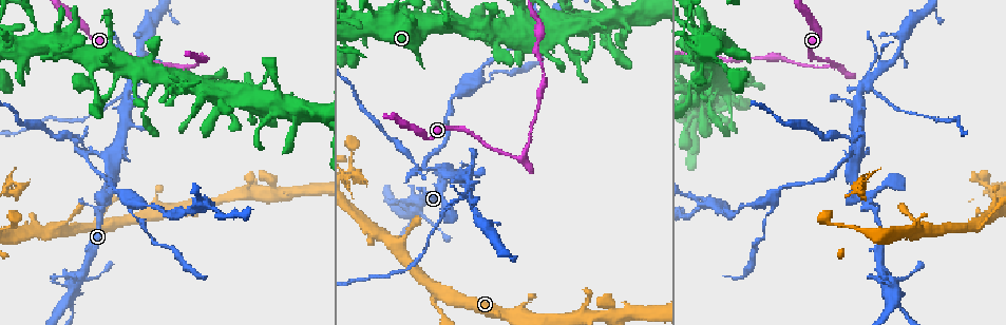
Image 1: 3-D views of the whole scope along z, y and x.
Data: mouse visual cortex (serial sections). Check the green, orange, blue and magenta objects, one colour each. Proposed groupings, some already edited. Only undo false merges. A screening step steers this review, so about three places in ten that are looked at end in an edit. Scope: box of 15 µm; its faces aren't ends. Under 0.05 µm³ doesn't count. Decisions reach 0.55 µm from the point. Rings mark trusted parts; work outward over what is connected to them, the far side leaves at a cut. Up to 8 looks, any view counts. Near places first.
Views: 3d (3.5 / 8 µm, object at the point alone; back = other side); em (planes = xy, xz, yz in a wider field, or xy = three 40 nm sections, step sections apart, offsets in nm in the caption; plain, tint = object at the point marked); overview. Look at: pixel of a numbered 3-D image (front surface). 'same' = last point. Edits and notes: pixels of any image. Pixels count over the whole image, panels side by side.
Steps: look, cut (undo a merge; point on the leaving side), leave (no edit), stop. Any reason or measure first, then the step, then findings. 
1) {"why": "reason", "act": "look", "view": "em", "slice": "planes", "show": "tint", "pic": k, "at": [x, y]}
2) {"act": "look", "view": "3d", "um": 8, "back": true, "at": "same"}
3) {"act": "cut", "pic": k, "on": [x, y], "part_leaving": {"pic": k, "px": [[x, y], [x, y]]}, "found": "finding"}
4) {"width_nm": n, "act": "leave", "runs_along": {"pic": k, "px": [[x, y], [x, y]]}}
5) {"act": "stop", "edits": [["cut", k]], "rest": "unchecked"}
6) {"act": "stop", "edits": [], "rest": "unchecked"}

{"act": "look", "view": "3d", "um": 3.5, "pic": 1, "at": [26, 42]}

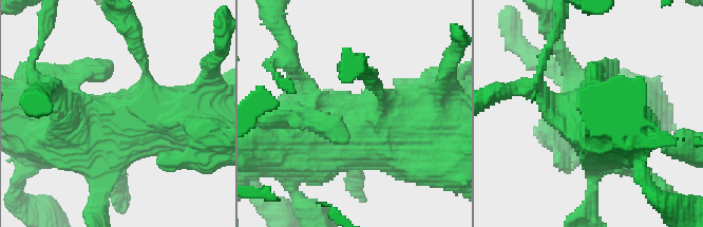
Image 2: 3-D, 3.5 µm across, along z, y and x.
{"act": "look", "view": "em", "slice": "xy", "step": 3, "show": "plain", "pic": 2, "at": [354, 120]}

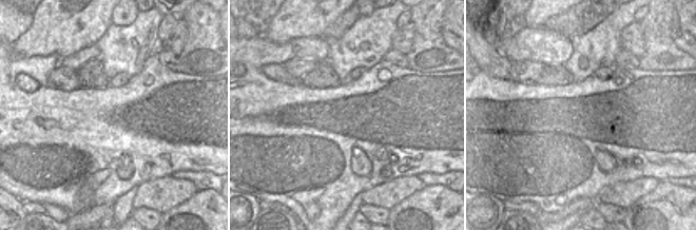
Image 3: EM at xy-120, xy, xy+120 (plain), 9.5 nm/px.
{"act": "look", "view": "em", "slice": "xy", "step": 3, "show": "tint", "at": "same"}

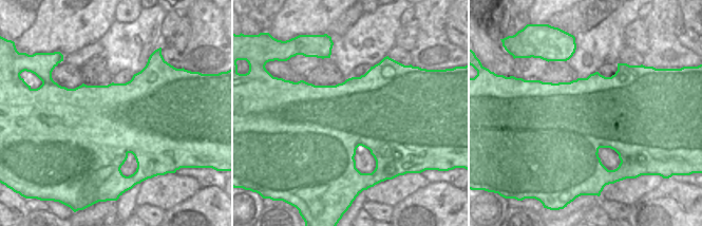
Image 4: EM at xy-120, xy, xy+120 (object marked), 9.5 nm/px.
{"act": "leave", "runs_along": {"pic": 2, "px": [[207, 116], [94, 116], [81, 129]]}, "found": "continuous, no second cell"}

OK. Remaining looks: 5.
{"why": "sharp bend", "act": "look", "view": "3d", "um": 3.5, "pic": 1, "at": [852, 202]}

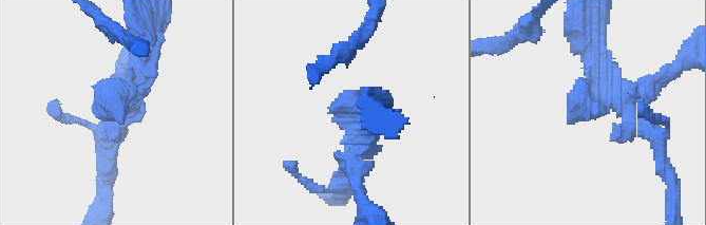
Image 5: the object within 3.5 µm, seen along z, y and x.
{"arm_widths_nm": [250, 300], "act": "look", "view": "em", "slice": "xy", "step": 5, "show": "tint", "pic": 5, "at": [588, 106]}

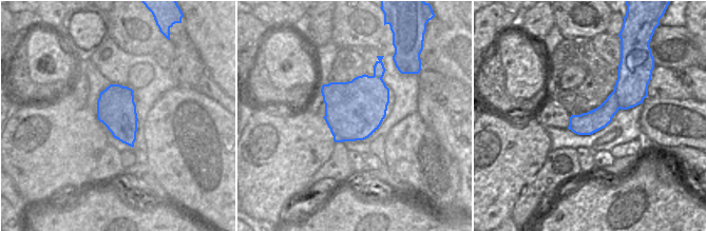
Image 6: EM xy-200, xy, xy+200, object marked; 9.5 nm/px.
{"act": "leave", "runs_along": {"pic": 5, "px": [[644, 96], [587, 106], [578, 77]]}, "found": "all the same cell"}

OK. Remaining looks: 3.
{"why": "sharp bend", "act": "look", "view": "3d", "um": 3.5, "pic": 1, "at": [423, 168]}

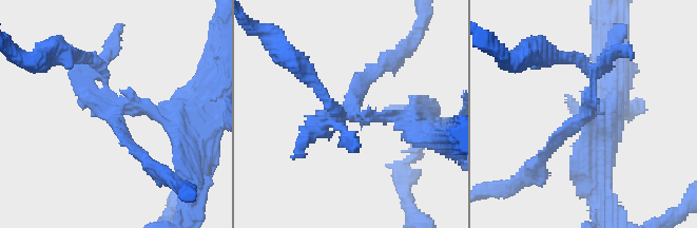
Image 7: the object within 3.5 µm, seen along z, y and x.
{"act": "look", "view": "em", "slice": "planes", "show": "tint", "pic": 7, "at": [115, 111]}

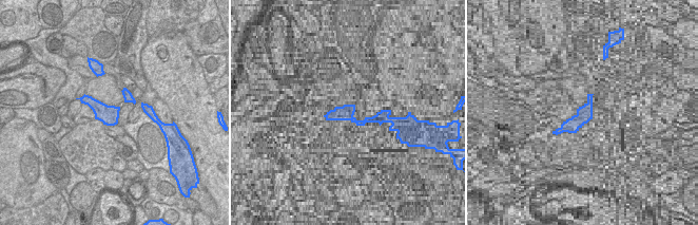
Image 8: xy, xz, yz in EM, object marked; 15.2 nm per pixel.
{"arms": 3, "act": "cut", "pic": 7, "on": [327, 106], "part_leaving": {"pic": 7, "px": [[350, 113], [361, 86], [403, 51]]}, "found": "two cells meet here"}

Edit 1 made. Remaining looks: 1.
{"act": "stop", "edits": [["cut", 7]], "rest": "unchecked"}

